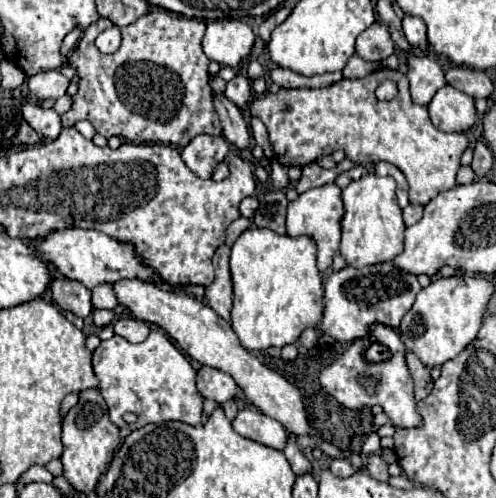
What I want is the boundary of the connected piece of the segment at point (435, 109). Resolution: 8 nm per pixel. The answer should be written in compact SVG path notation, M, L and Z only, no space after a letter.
M448 84L436 92L428 112L432 124L442 132L462 132L476 122L474 100Z

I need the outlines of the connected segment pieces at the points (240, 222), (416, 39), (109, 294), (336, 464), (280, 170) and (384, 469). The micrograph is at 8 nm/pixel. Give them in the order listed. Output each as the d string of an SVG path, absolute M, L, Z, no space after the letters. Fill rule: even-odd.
M238 218L236 222L232 222L232 226L228 226L228 230L226 230L226 244L234 244L236 242L236 238L244 232L244 230L248 230L248 226L250 226L250 220L248 218Z
M404 16L402 20L402 30L406 34L406 40L420 50L428 48L428 40L426 40L426 24L416 18L416 16Z
M104 283L92 290L91 302L96 309L114 309L118 305L112 284Z
M336 458L336 460L332 460L330 470L332 470L336 476L340 476L340 478L348 478L348 476L354 474L354 468L352 468L350 462L344 460L344 458Z
M272 160L272 164L270 164L270 178L272 178L272 184L276 188L284 188L288 184L288 166L280 164L278 160Z
M370 454L366 468L368 468L368 474L370 474L372 478L376 478L378 482L388 482L388 480L390 480L388 464L382 460L380 454Z

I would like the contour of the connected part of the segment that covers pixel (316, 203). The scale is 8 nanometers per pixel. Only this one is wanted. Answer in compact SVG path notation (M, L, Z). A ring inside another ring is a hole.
M326 184L320 188L312 188L300 194L294 202L288 204L288 220L286 220L286 234L290 238L308 236L316 242L318 248L318 270L326 272L332 266L332 258L340 246L340 218L344 214L340 188L336 184Z

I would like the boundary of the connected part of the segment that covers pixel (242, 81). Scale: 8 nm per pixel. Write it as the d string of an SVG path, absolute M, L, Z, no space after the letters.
M238 74L236 78L232 78L228 84L226 84L226 92L224 96L234 102L238 108L246 108L252 100L252 86L250 86L250 80L248 76L242 76Z

